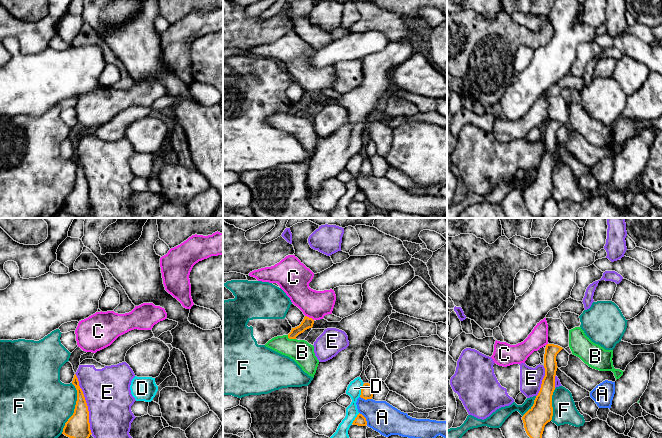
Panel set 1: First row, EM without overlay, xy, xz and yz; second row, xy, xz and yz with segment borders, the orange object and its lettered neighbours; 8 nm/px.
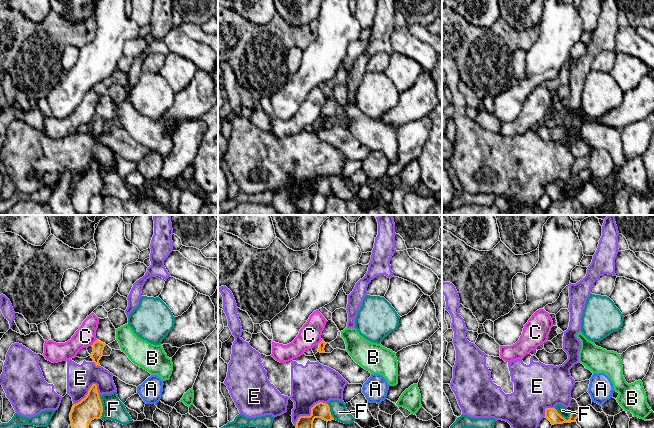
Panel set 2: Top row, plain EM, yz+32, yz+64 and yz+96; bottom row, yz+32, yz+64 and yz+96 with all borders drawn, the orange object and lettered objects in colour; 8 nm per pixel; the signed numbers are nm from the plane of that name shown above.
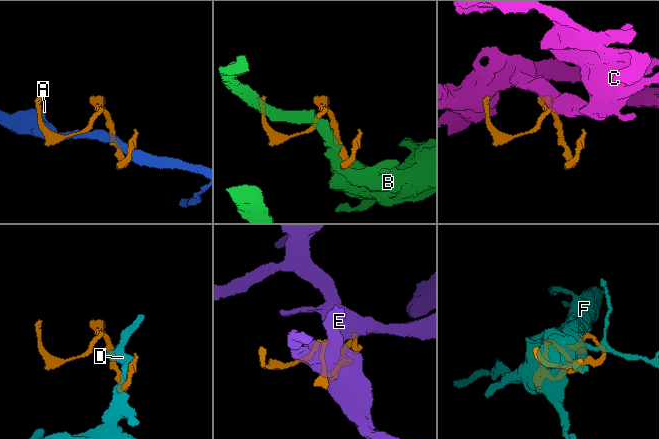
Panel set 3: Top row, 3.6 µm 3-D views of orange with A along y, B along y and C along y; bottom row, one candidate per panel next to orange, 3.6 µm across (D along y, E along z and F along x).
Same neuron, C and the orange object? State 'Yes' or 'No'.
No

